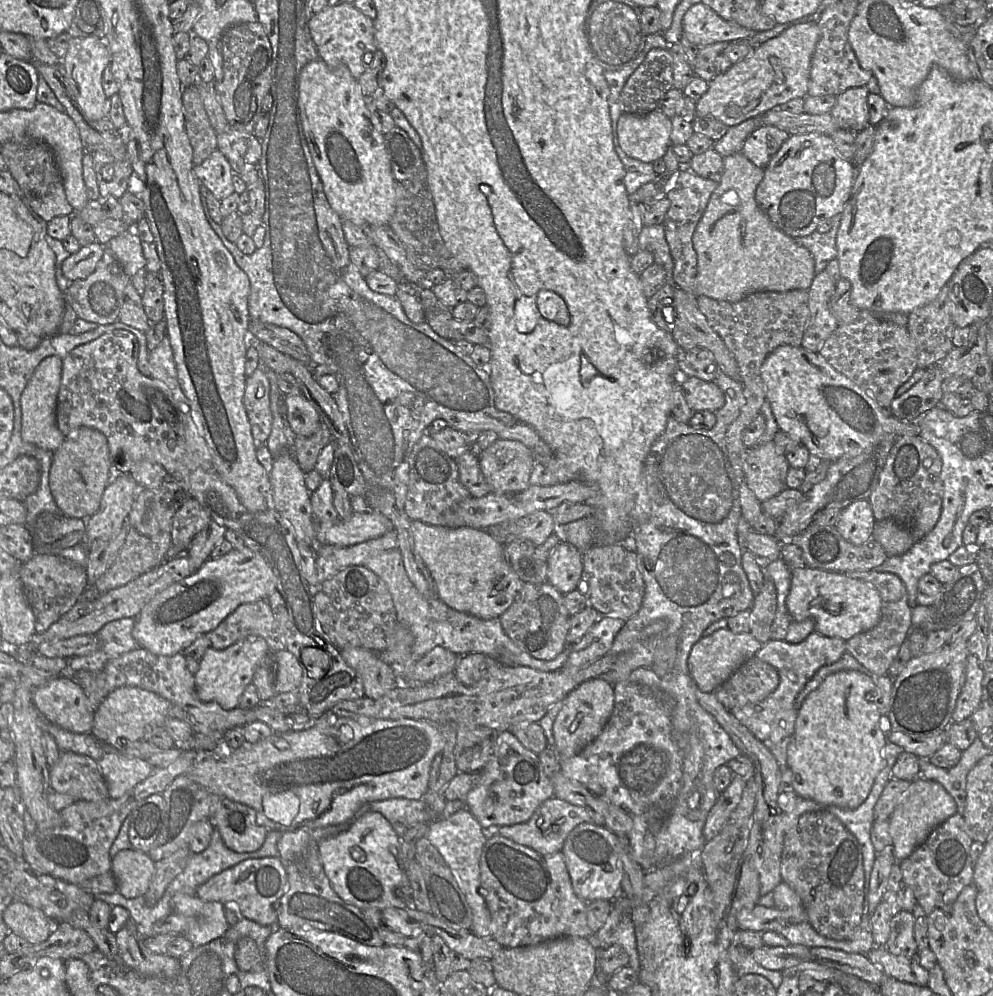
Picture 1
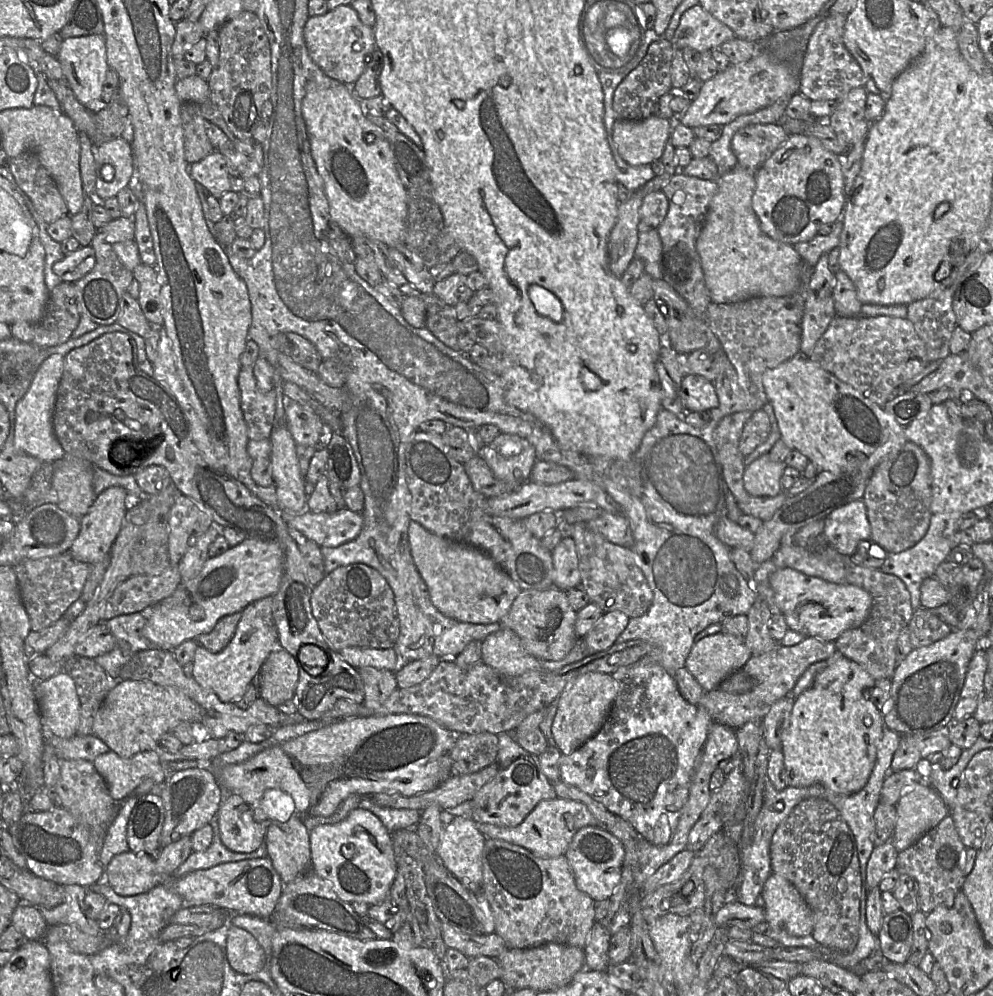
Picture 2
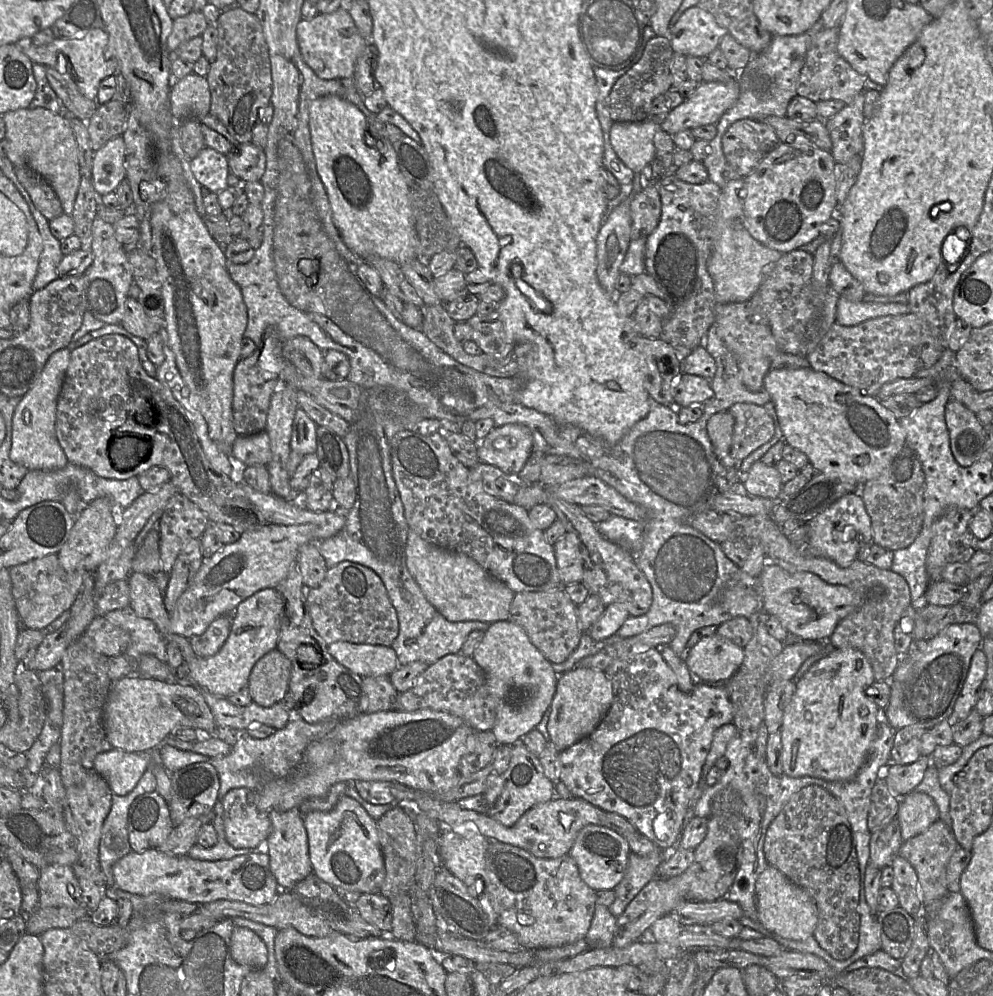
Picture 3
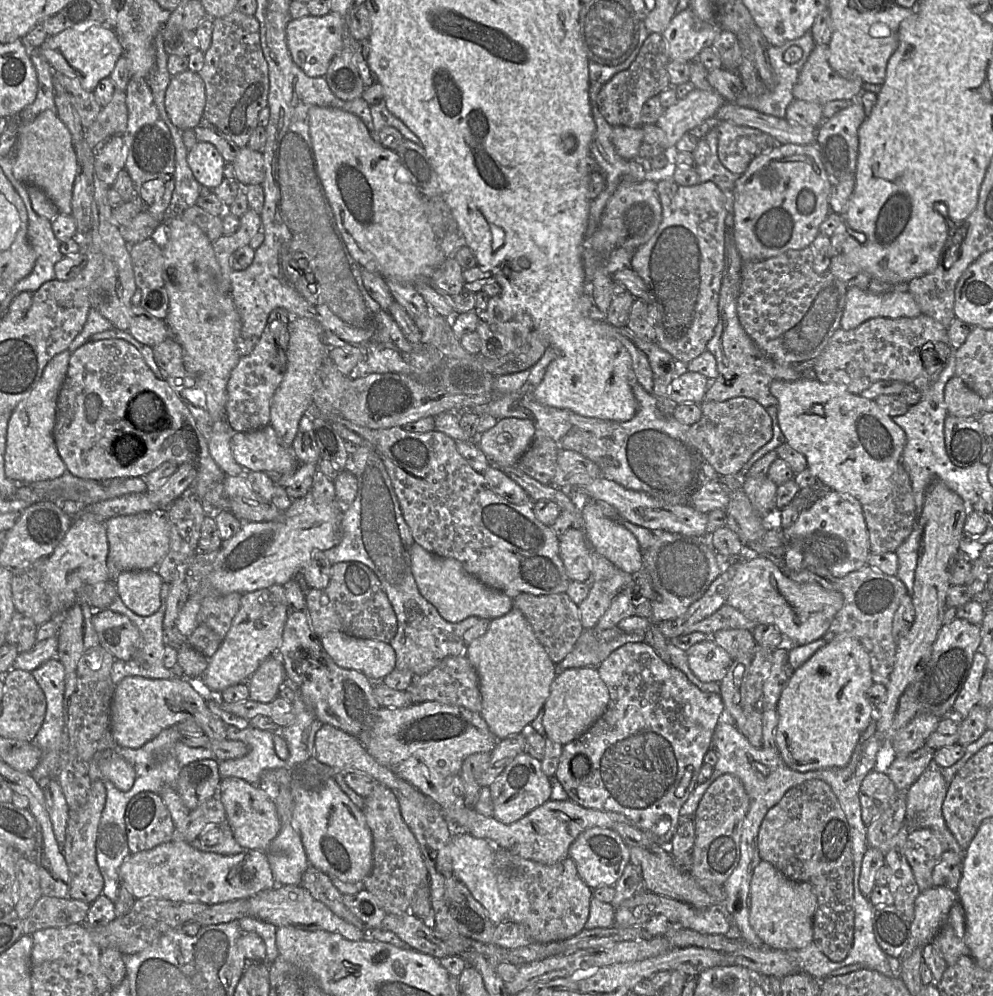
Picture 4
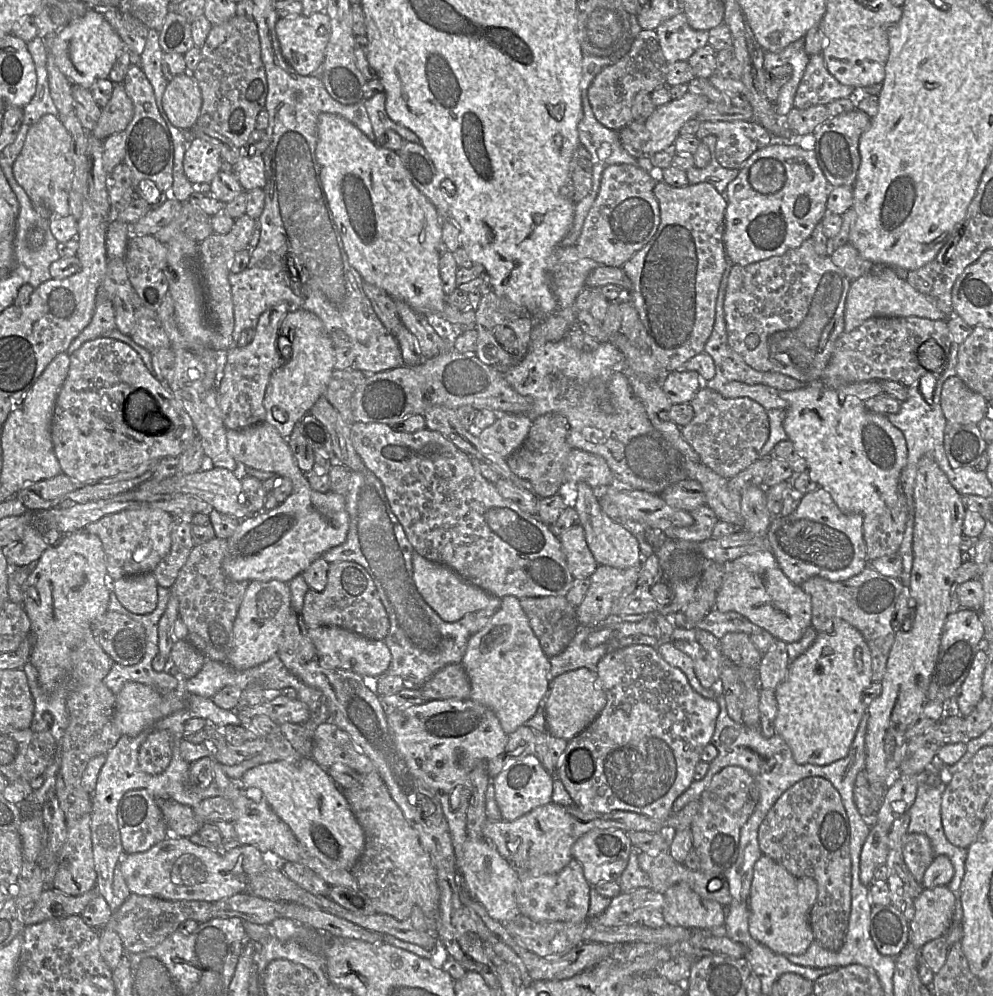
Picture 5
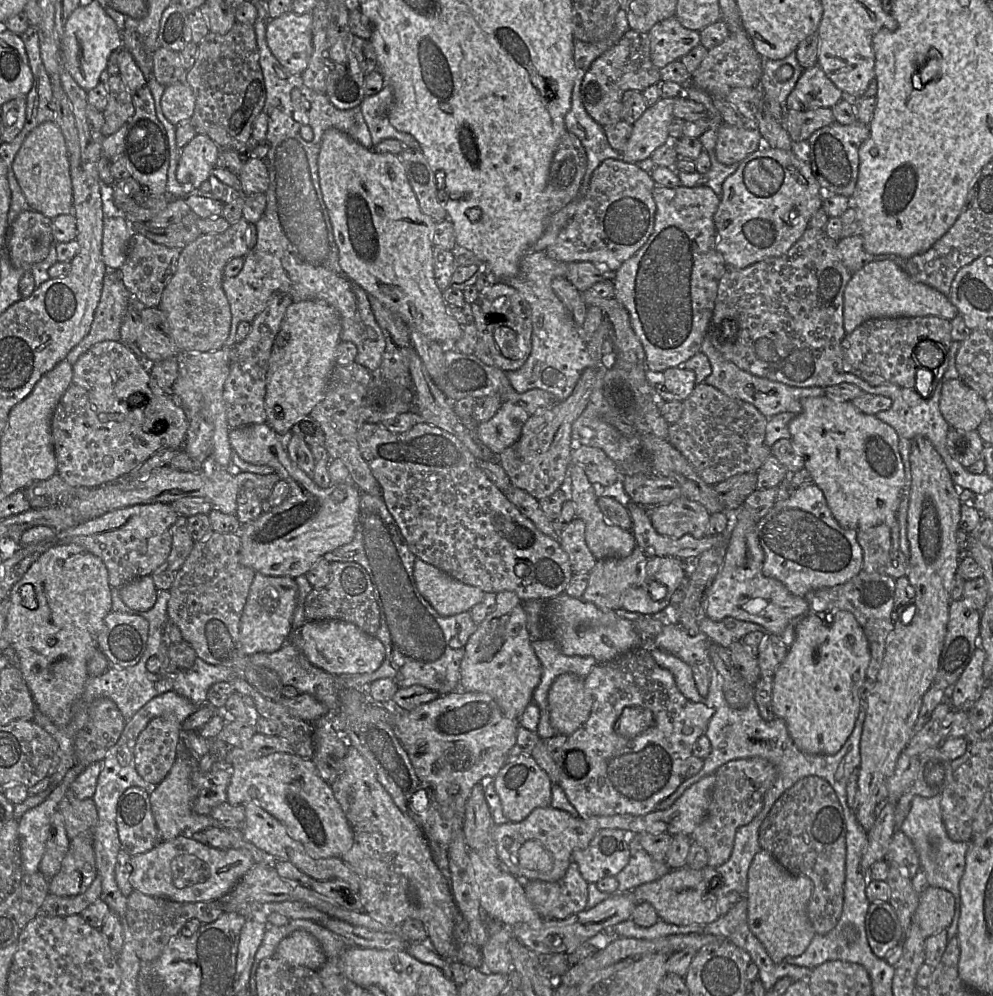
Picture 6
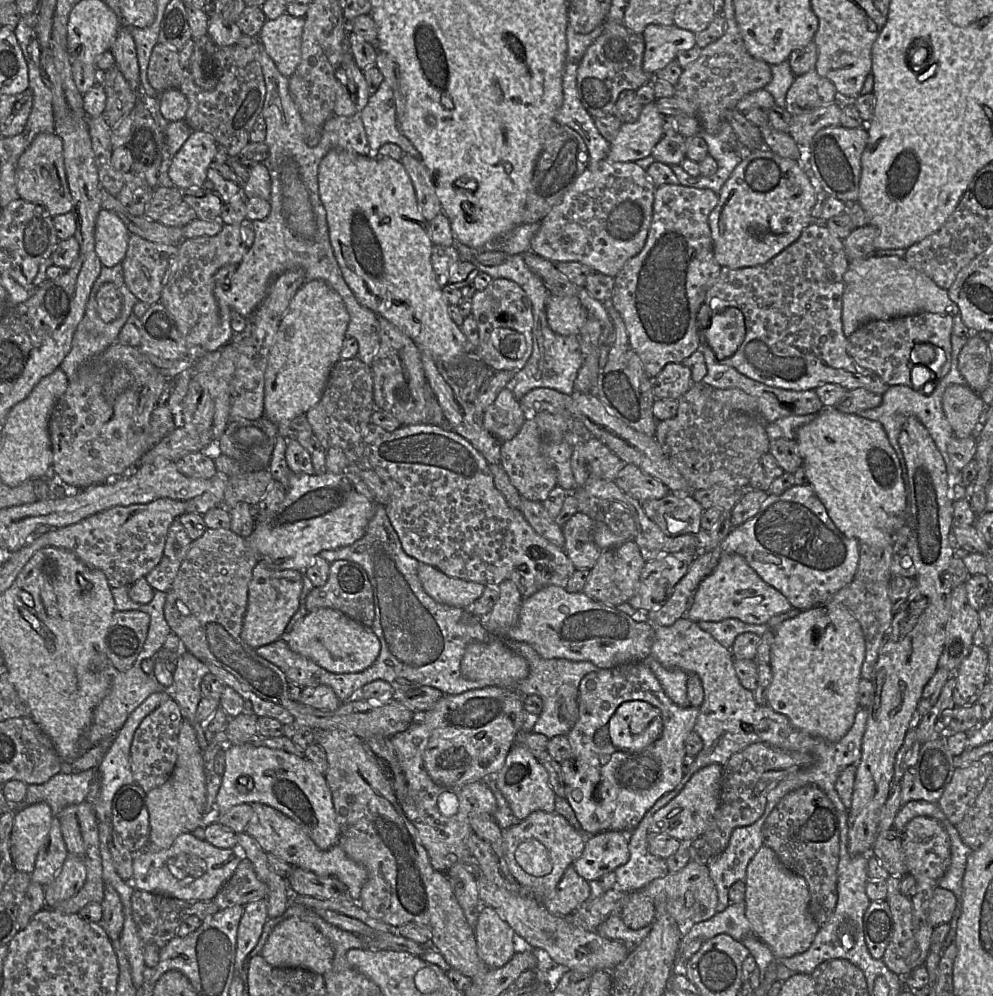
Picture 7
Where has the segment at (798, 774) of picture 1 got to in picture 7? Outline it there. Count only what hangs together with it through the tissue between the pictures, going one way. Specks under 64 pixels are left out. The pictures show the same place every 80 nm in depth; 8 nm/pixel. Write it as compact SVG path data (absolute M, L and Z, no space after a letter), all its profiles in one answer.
M828 601L800 611L797 616L785 620L772 631L772 680L767 692L767 704L775 712L785 715L796 728L830 742L839 741L852 727L859 709L857 693L865 658L865 641L859 622L843 605Z

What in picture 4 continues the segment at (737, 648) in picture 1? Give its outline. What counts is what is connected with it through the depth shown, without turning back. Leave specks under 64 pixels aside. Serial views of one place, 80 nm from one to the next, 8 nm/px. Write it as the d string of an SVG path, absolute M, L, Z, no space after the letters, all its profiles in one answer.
M713 637L694 644L686 653L692 673L702 682L720 682L734 660L726 650L715 643Z

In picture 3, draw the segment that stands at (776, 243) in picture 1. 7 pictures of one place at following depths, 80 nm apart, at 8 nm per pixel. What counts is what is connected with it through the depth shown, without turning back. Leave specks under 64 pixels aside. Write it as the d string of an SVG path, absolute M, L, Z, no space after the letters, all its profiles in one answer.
M744 180L729 181L718 200L714 226L711 231L712 252L707 263L708 272L714 283L715 299L718 304L743 302L758 290L763 279L763 267L776 262L785 254L770 249L755 240L743 225Z

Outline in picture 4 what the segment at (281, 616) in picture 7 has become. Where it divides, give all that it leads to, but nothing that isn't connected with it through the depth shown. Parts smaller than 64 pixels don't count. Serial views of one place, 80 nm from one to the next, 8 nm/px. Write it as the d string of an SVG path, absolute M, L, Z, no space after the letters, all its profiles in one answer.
M272 585L268 588L244 593L240 607L233 619L232 626L222 641L216 653L208 659L208 666L201 676L204 695L218 695L230 686L246 682L268 657L276 655L281 644L282 635L287 620L287 601L283 585Z

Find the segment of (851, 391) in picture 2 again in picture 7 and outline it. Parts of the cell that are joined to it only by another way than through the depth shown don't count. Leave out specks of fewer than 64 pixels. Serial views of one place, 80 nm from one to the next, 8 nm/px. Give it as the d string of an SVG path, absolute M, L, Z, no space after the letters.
M824 407L817 413L816 417L801 426L796 433L798 452L803 459L803 467L808 481L815 490L818 498L825 506L828 516L831 518L837 529L847 537L855 538L859 542L869 545L889 545L894 540L895 533L906 523L905 488L902 479L901 466L897 454L891 446L888 436L881 423L861 417L857 414L847 414L835 407Z

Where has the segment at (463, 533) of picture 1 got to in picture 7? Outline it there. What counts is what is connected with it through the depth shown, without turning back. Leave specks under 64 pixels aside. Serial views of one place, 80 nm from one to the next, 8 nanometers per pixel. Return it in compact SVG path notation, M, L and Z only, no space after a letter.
M425 563L419 564L418 577L424 591L432 599L455 608L470 610L485 589L483 584L449 577Z

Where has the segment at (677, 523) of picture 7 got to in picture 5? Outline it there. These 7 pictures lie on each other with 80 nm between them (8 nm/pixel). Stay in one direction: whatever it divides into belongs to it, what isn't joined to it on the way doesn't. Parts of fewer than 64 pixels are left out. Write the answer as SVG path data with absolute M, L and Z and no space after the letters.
M702 505L690 511L694 522L688 527L671 526L663 533L668 538L683 539L691 542L701 542L712 538L713 527L719 520L714 511L707 505Z

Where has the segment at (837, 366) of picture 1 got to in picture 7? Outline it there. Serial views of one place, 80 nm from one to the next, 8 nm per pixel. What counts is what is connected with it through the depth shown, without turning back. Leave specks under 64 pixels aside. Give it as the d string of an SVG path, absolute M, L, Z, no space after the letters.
M929 312L890 320L871 320L862 324L847 338L847 351L859 366L874 372L889 386L912 387L913 367L921 364L914 350L915 345L920 343L934 345L935 360L926 366L932 373L932 379L921 388L921 392L929 395L951 368L952 326L953 317Z

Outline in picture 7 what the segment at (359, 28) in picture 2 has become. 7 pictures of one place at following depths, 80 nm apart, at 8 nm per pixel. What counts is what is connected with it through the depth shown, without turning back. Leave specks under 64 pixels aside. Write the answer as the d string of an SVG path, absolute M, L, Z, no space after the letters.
M285 12L276 19L267 19L258 35L279 72L288 78L301 61L304 23L304 17Z

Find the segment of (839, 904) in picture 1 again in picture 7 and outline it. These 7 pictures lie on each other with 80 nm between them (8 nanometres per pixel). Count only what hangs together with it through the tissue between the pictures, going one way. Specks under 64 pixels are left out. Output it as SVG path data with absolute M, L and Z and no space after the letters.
M813 784L801 787L784 796L769 814L762 827L763 845L771 848L785 867L806 880L810 893L809 911L820 927L830 919L838 900L839 837L839 813L825 792Z

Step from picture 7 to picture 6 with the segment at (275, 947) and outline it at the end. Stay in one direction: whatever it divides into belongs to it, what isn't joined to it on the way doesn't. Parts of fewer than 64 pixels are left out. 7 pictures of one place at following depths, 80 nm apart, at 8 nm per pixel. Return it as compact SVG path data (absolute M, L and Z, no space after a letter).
M296 930L281 940L273 957L315 971L326 961L325 953L317 939L302 930Z

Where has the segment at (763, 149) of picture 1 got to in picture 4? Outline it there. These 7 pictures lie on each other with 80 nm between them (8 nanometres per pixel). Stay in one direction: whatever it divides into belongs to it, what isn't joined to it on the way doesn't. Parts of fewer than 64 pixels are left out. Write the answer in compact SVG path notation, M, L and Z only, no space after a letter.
M720 121L712 127L717 132L718 157L730 172L743 174L750 162L773 147L777 141L769 134L749 126Z

